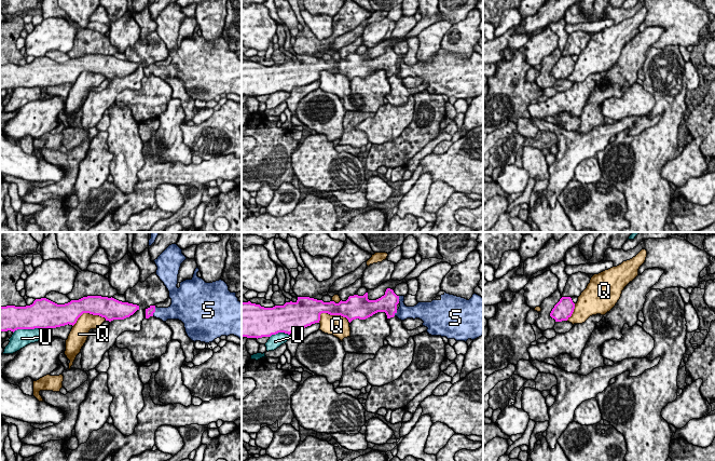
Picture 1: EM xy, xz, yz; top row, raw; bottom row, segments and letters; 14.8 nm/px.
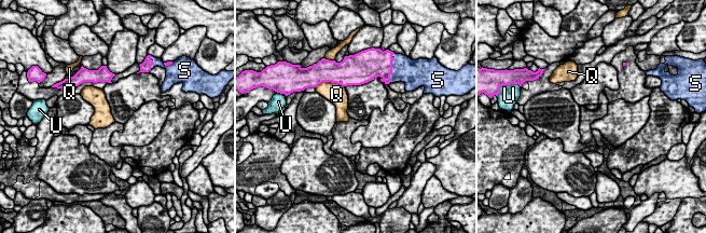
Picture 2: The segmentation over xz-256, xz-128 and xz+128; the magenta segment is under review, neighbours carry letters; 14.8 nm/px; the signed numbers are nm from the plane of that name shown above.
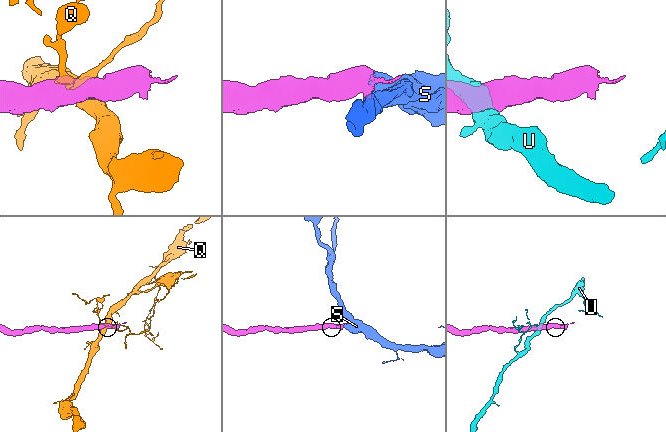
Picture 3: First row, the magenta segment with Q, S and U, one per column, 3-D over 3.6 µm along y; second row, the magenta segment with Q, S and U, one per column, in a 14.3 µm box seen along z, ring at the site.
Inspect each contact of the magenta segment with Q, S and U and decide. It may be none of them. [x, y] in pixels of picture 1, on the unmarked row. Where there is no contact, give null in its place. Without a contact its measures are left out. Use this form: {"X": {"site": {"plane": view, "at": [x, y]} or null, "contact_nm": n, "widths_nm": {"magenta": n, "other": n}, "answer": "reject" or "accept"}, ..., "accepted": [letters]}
{"Q": {"site": {"plane": "xz", "at": [332, 72]}, "contact_nm": 480, "widths_nm": {"magenta": 260, "other": 320}, "answer": "reject"}, "S": {"site": {"plane": "xy", "at": [154, 69]}, "contact_nm": 150, "widths_nm": {"magenta": 130, "other": 190}, "answer": "accept"}, "U": {"site": {"plane": "xy", "at": [27, 86]}, "contact_nm": 440, "widths_nm": {"magenta": 380, "other": 280}, "answer": "reject"}, "accepted": ["S"]}

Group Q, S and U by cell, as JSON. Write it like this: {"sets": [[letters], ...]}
{"sets": [["Q"], ["S"], ["U"]]}

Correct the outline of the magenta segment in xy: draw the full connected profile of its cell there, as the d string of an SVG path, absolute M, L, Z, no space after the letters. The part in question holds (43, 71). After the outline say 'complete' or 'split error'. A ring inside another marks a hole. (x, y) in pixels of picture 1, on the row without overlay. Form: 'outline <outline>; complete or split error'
outline M87 54L57 63L46 56L36 57L26 65L0 65L0 91L17 87L47 87L74 83L83 71L99 73L106 79L124 78L133 73L139 64L114 56Z; complete

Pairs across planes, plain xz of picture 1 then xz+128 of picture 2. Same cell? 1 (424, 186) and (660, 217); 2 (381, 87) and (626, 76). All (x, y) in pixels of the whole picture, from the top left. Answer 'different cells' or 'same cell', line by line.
1: different cells
2: different cells

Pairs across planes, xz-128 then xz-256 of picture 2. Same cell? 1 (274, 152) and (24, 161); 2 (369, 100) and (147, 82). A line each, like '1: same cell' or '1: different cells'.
1: same cell
2: same cell

